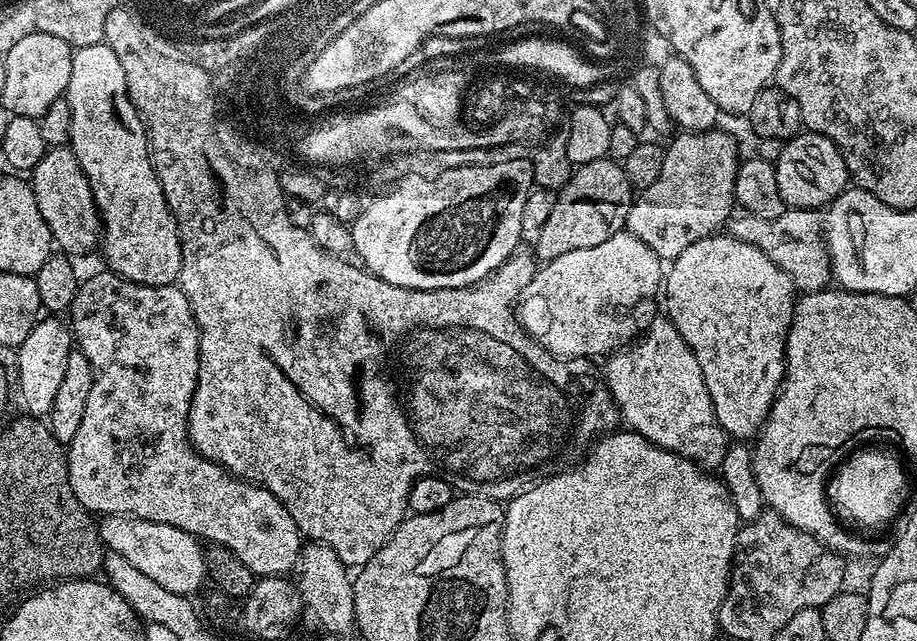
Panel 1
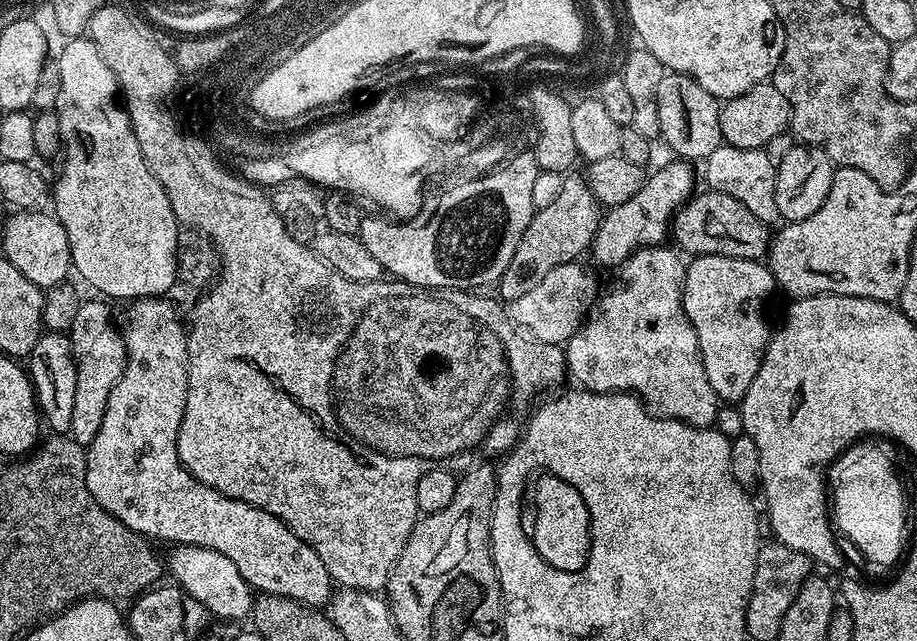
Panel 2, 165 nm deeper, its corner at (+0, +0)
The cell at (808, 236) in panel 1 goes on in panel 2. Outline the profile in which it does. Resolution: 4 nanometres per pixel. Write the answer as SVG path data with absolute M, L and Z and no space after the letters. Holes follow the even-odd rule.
M704 190L701 196L693 195L681 208L676 209L672 218L670 236L673 241L676 239L675 243L692 258L729 256L760 260L768 254L770 228L758 218L754 218L754 214L750 214L750 210L746 210L746 206L738 202L738 198L730 198L730 194Z

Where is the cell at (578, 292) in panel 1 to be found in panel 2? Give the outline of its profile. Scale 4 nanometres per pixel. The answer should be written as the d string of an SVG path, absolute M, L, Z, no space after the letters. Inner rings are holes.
M580 262L554 266L550 274L540 277L534 290L509 303L509 319L523 336L541 340L544 344L563 345L580 329L585 316L597 299L596 276L592 272L587 272Z

